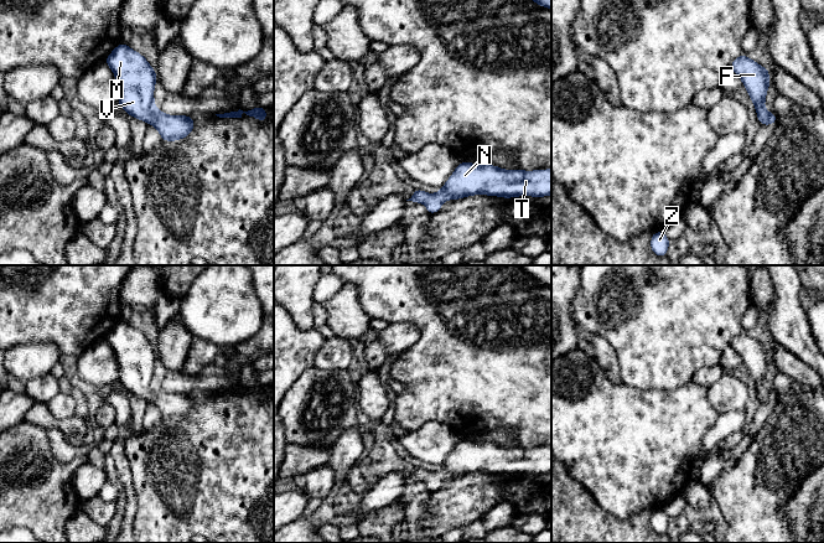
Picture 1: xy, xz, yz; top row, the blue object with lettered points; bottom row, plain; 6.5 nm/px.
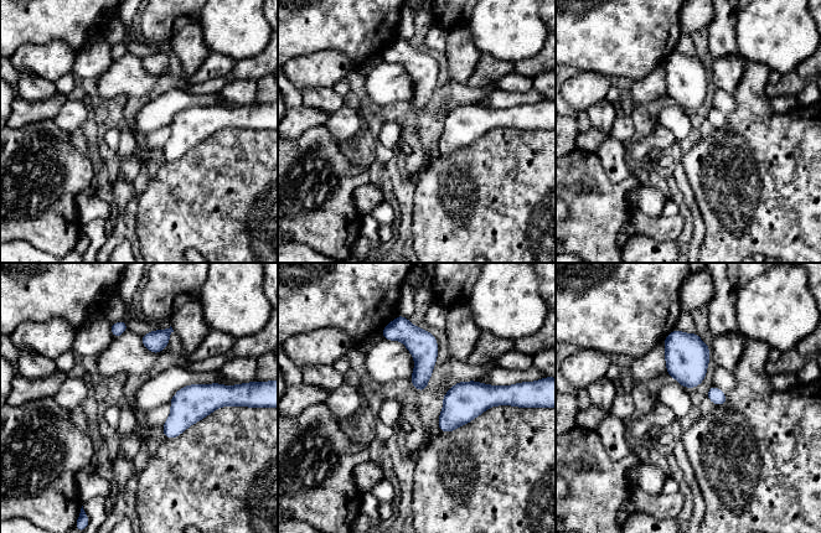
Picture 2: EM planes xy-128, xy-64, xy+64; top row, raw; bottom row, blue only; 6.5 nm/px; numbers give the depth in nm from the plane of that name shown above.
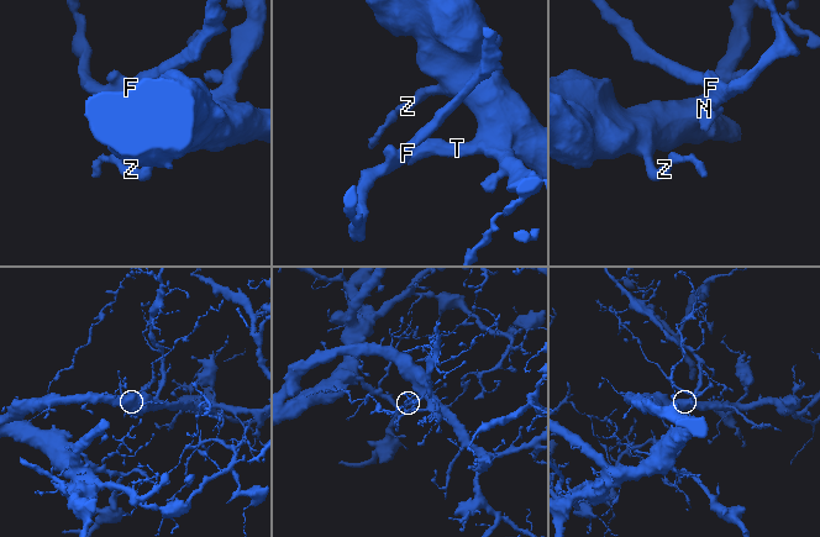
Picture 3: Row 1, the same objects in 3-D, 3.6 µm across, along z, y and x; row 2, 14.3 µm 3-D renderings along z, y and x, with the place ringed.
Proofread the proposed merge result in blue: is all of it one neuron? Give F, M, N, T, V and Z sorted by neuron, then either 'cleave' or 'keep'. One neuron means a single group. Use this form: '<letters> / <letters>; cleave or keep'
F M N T V Z; keep

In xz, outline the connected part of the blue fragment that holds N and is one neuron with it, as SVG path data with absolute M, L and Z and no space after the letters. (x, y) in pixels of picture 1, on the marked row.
M462 161L437 193L415 188L406 201L424 203L427 213L441 210L446 200L458 200L473 195L512 198L519 196L545 197L551 195L551 169L524 171L503 170L496 165L477 165Z

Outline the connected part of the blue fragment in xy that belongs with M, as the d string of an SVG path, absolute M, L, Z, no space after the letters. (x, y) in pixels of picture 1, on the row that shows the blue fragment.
M119 43L104 60L113 71L118 90L118 105L138 120L155 126L162 141L187 138L196 123L188 115L167 115L155 107L156 71L147 60L125 43Z

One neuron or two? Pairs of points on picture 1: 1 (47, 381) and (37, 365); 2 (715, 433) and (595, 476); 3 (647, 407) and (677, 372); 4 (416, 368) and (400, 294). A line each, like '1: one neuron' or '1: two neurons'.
1: two neurons
2: two neurons
3: two neurons
4: one neuron

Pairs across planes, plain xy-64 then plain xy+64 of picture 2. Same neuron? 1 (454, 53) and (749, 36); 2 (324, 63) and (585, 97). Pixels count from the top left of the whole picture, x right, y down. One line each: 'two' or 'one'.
1: two
2: one

